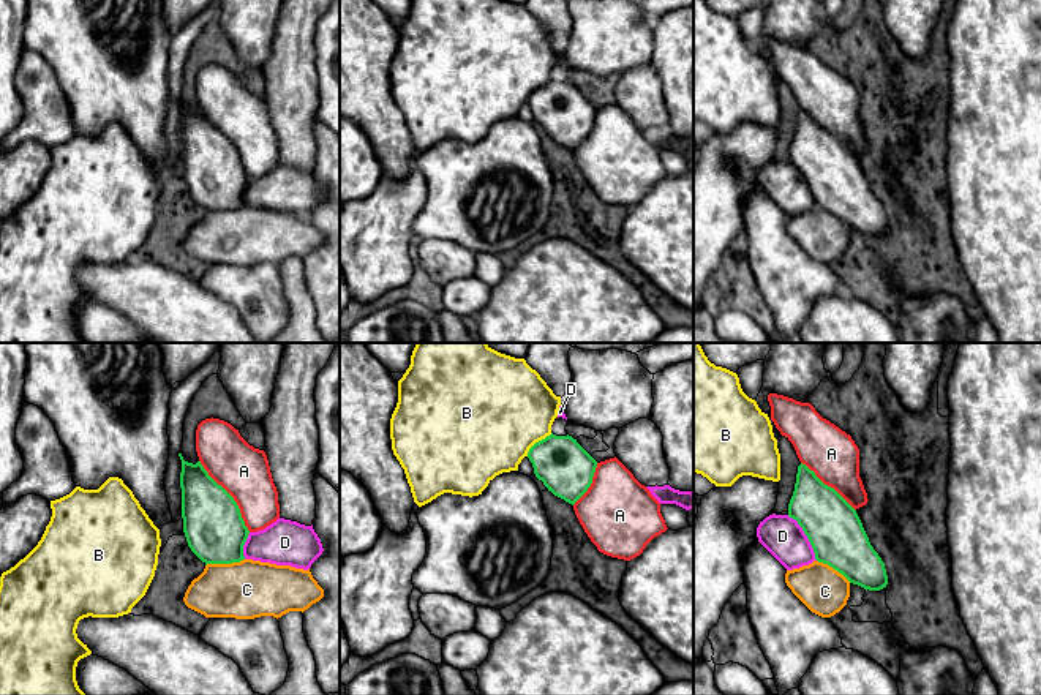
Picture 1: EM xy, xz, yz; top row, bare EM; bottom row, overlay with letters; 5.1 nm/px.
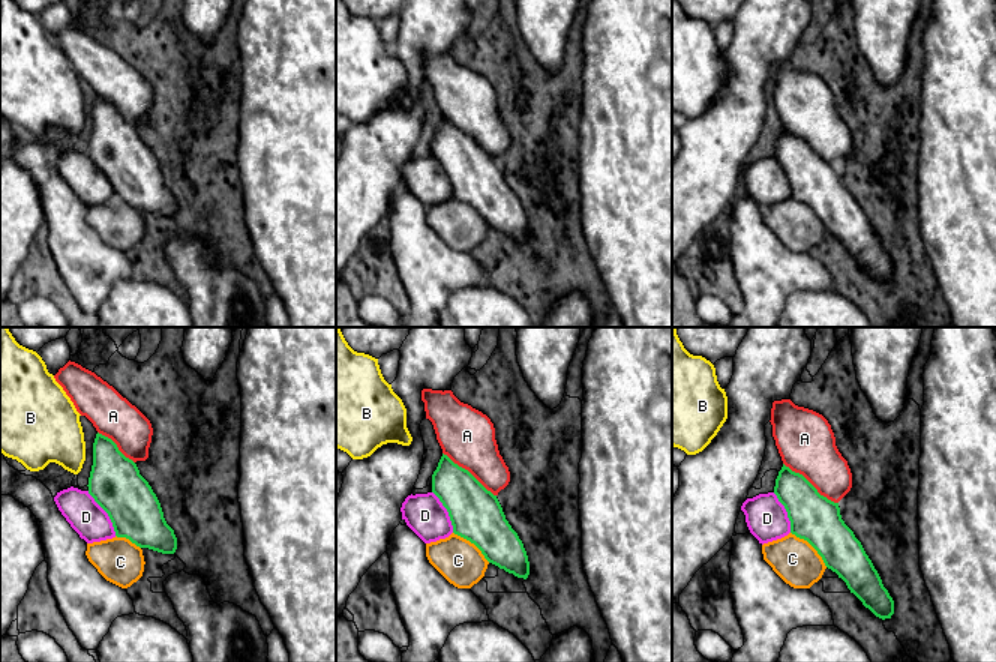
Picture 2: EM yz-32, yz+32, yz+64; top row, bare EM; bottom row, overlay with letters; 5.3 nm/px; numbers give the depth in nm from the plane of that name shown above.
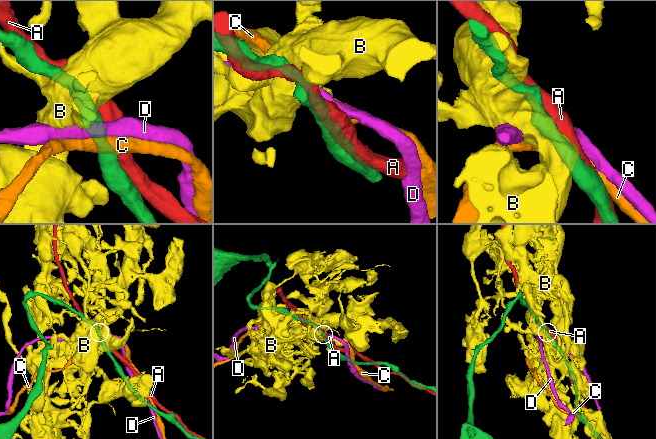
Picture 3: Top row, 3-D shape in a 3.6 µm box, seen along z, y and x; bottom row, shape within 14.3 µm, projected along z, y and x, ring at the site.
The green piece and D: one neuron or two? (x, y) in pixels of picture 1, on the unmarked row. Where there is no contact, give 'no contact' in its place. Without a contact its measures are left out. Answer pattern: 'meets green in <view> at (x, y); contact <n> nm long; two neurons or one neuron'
meets green in yz at (806, 180); contact 280 nm long; two neurons

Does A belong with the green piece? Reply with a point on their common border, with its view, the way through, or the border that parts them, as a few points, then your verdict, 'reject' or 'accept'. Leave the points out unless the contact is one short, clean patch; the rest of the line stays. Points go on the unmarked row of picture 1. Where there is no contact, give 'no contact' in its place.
meets green in xy at (231, 142); accept

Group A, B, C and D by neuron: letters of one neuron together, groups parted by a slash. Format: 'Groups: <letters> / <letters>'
Groups: A / B / C D

